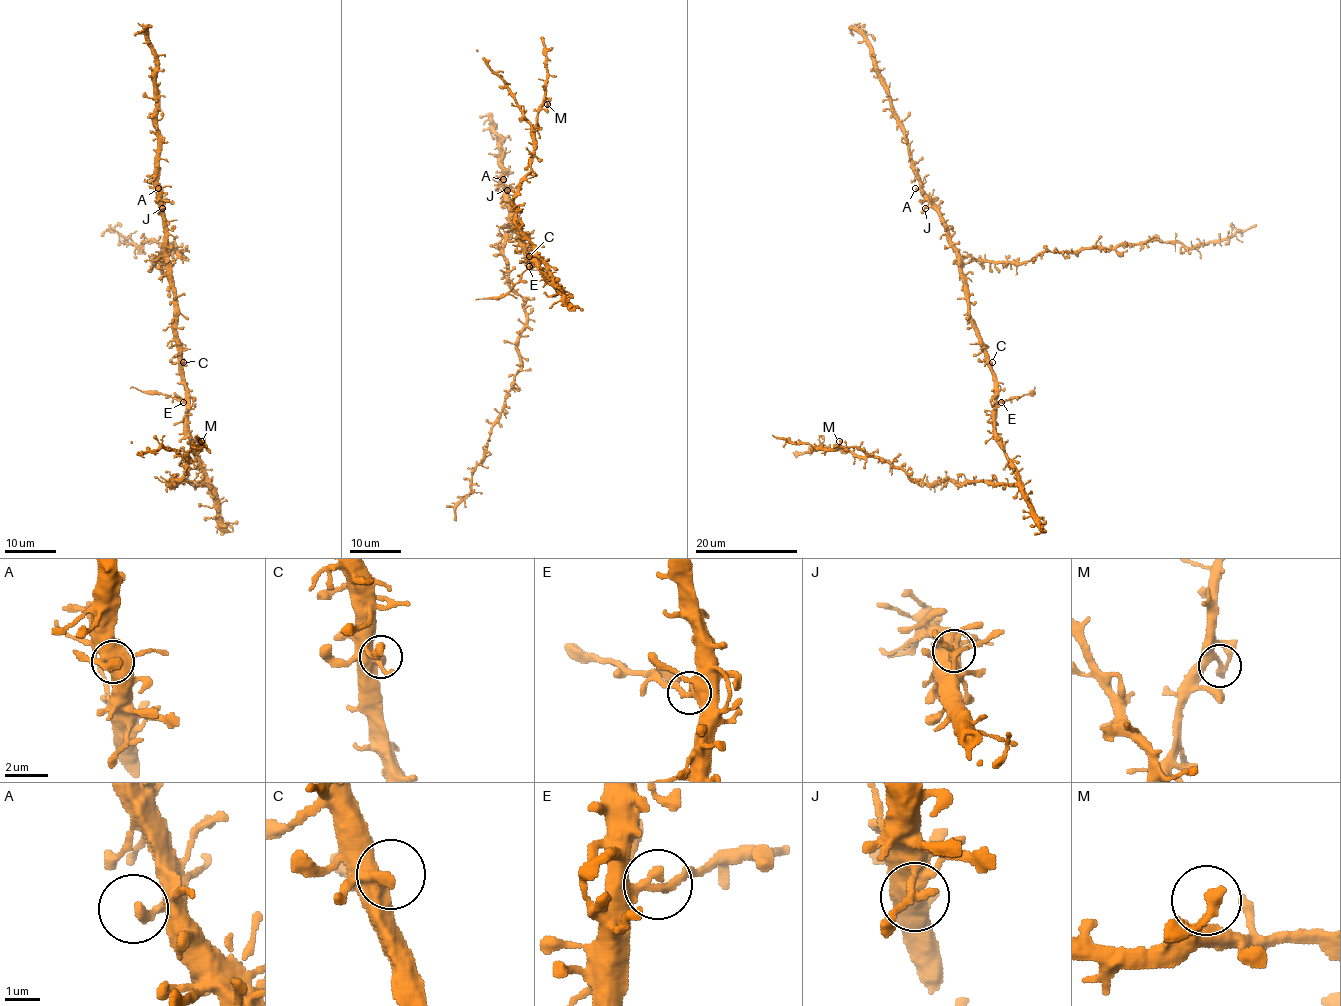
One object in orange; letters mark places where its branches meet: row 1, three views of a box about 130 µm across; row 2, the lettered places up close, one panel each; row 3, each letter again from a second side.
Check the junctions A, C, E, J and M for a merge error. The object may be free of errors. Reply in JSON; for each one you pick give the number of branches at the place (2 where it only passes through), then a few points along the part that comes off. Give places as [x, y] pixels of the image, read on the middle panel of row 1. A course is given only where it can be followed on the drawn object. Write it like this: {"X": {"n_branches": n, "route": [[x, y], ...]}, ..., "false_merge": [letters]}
{"E": {"n_branches": 2, "route": [[529, 265], [507, 292], [475, 300]]}, "false_merge": ["E"]}

